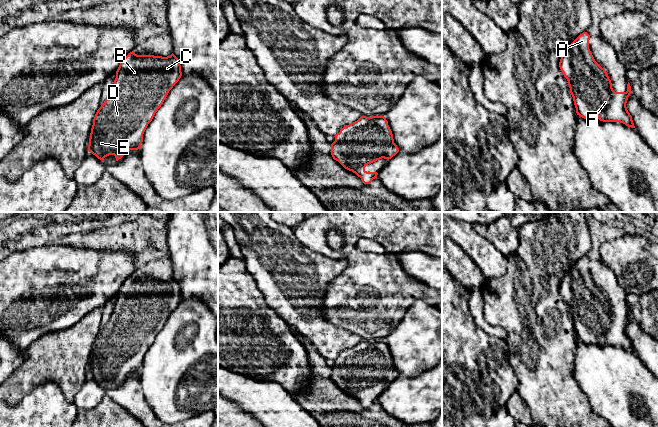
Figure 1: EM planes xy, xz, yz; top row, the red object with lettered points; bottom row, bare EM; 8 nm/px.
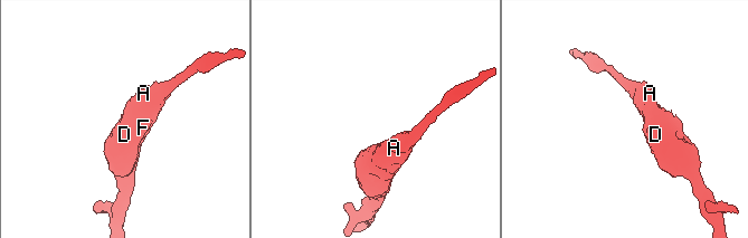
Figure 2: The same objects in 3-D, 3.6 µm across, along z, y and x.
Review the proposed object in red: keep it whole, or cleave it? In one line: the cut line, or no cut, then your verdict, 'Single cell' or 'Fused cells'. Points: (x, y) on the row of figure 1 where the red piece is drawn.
No split. Single cell

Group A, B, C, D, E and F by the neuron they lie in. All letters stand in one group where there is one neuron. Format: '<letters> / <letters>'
A B C D E F

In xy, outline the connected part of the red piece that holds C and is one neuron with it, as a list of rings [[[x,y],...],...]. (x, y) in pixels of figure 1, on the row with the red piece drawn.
[[[130,52],[116,71],[110,95],[95,114],[88,151],[102,161],[109,155],[118,161],[130,150],[140,149],[148,124],[181,76],[180,61],[173,53],[162,57]]]

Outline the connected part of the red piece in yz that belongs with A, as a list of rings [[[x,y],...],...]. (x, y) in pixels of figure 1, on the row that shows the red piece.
[[[580,34],[564,51],[559,67],[568,81],[576,113],[588,120],[593,114],[603,122],[620,122],[635,128],[626,103],[631,94],[628,82],[626,92],[615,92],[604,68],[594,59],[589,49],[590,35]]]

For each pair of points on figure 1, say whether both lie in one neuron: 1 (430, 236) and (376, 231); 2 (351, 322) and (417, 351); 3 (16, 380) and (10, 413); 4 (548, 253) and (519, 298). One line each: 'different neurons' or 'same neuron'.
1: same neuron
2: different neurons
3: different neurons
4: same neuron

